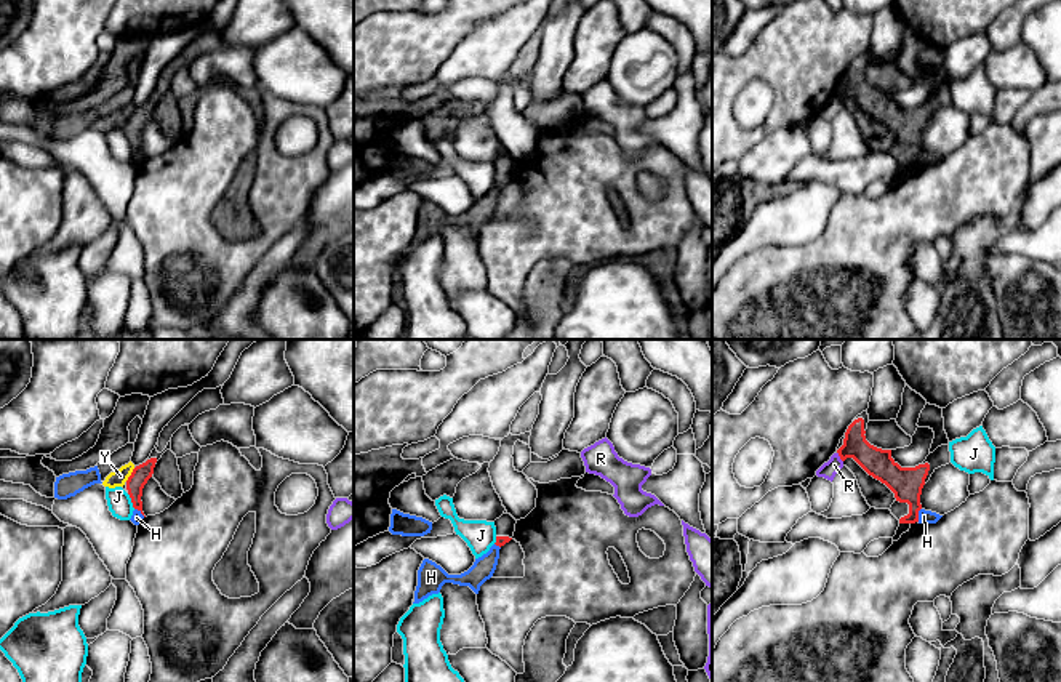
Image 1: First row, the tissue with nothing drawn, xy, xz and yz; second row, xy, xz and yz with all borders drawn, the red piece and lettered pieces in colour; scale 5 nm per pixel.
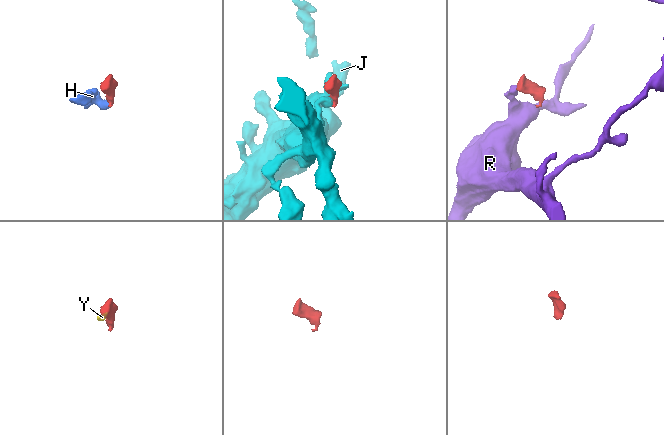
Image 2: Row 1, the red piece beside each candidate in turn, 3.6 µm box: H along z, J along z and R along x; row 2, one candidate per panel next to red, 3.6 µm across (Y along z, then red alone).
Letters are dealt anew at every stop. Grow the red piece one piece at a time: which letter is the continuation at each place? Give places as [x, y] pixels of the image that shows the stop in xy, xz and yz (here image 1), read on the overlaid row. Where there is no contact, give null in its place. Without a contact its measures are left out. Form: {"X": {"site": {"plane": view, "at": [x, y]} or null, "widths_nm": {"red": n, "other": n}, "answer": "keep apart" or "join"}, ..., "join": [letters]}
{"H": {"site": {"plane": "yz", "at": [917, 514]}, "widths_nm": {"red": 160, "other": 60}, "answer": "keep apart"}, "J": {"site": {"plane": "xy", "at": [132, 501]}, "widths_nm": {"red": 90, "other": 120}, "answer": "keep apart"}, "R": {"site": {"plane": "yz", "at": [839, 455]}, "widths_nm": {"red": 140, "other": 80}, "answer": "keep apart"}, "Y": {"site": {"plane": "xy", "at": [132, 474]}, "widths_nm": {"red": 90, "other": 80}, "answer": "keep apart"}, "join": []}

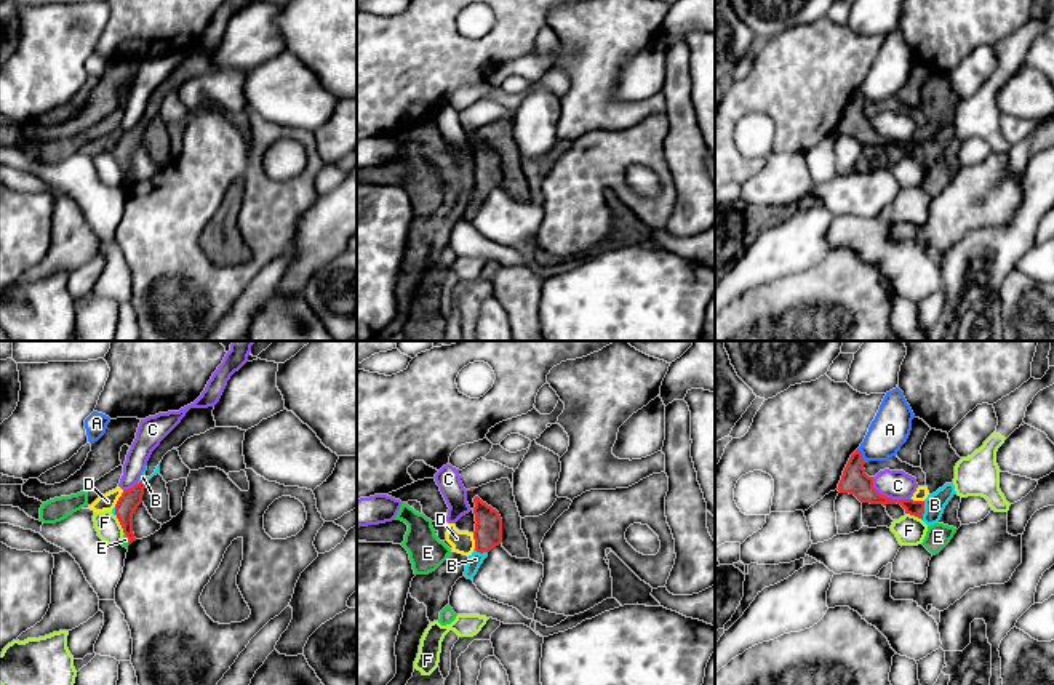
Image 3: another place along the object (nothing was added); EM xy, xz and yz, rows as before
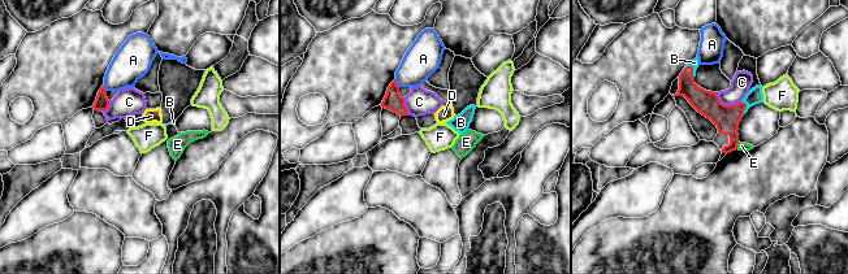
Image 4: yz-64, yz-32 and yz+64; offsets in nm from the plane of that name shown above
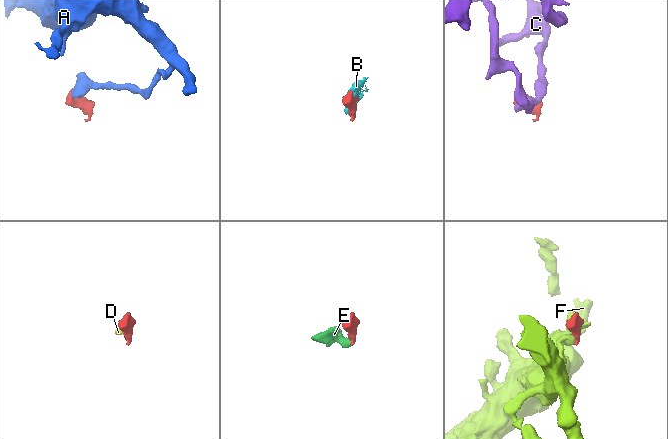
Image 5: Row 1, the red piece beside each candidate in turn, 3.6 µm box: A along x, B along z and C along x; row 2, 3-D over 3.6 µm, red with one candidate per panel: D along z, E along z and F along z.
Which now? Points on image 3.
{"A": {"site": {"plane": "yz", "at": [861, 456]}, "widths_nm": {"red": 140, "other": 200}, "answer": "keep apart"}, "B": {"site": {"plane": "yz", "at": [923, 511]}, "widths_nm": {"red": 80, "other": 110}, "answer": "join"}, "C": {"site": {"plane": "yz", "at": [885, 496]}, "widths_nm": {"red": 140, "other": 140}, "answer": "keep apart"}, "D": {"site": {"plane": "xy", "at": [119, 500]}, "widths_nm": {"red": 100, "other": 90}, "answer": "keep apart"}, "E": {"site": {"plane": "xy", "at": [128, 540]}, "widths_nm": {"red": 100, "other": 30}, "answer": "keep apart"}, "F": {"site": {"plane": "xy", "at": [120, 524]}, "widths_nm": {"red": 100, "other": 120}, "answer": "keep apart"}, "join": ["B"]}

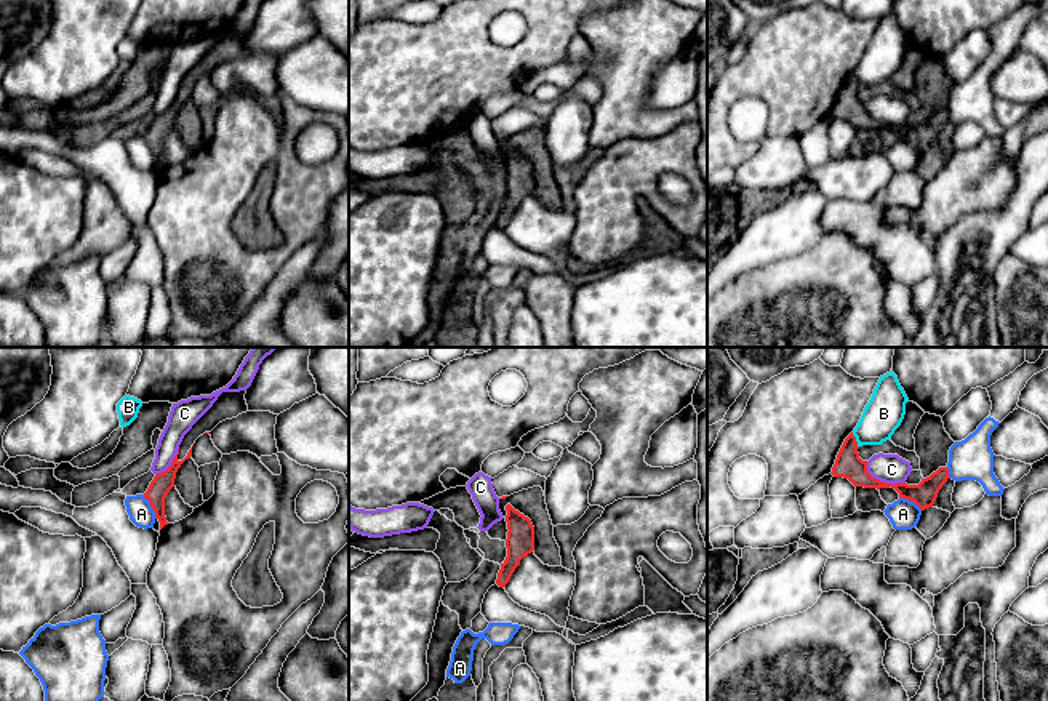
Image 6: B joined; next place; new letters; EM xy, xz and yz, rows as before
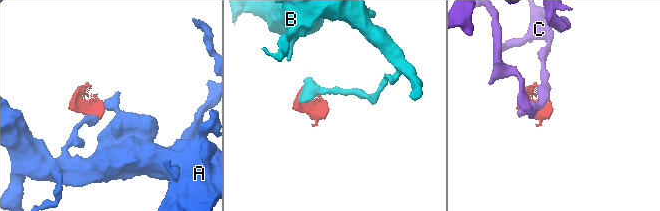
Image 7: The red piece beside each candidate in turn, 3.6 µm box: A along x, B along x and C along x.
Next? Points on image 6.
{"A": {"site": {"plane": "xy", "at": [151, 504]}, "widths_nm": {"red": 100, "other": 120}, "answer": "keep apart"}, "B": {"site": {"plane": "yz", "at": [855, 440]}, "widths_nm": {"red": 140, "other": 200}, "answer": "keep apart"}, "C": {"site": {"plane": "yz", "at": [882, 482]}, "widths_nm": {"red": 140, "other": 140}, "answer": "keep apart"}, "join": []}

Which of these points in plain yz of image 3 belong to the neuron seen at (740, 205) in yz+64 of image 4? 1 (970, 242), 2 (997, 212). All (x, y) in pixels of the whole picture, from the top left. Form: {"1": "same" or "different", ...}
{"1": "different", "2": "same"}

